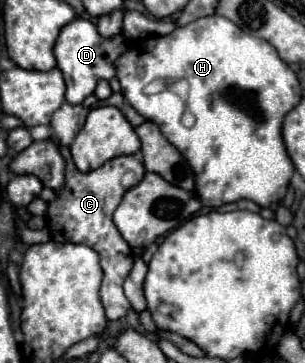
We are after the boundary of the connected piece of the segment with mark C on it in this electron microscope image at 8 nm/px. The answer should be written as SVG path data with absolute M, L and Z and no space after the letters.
M59 147L59 151L61 151L67 167L65 167L65 185L59 191L55 191L57 197L47 203L45 221L49 227L51 239L57 243L69 243L69 241L83 243L99 253L101 269L103 269L101 303L105 307L107 319L111 319L111 321L121 319L121 317L125 317L125 313L129 309L129 301L123 295L123 281L133 267L133 253L113 223L113 211L117 209L123 193L127 191L127 185L123 185L125 173L127 171L133 173L133 177L135 177L133 185L137 185L145 175L143 161L137 159L135 155L121 155L121 157L113 157L105 165L101 165L89 173L81 173L71 159L69 147Z

